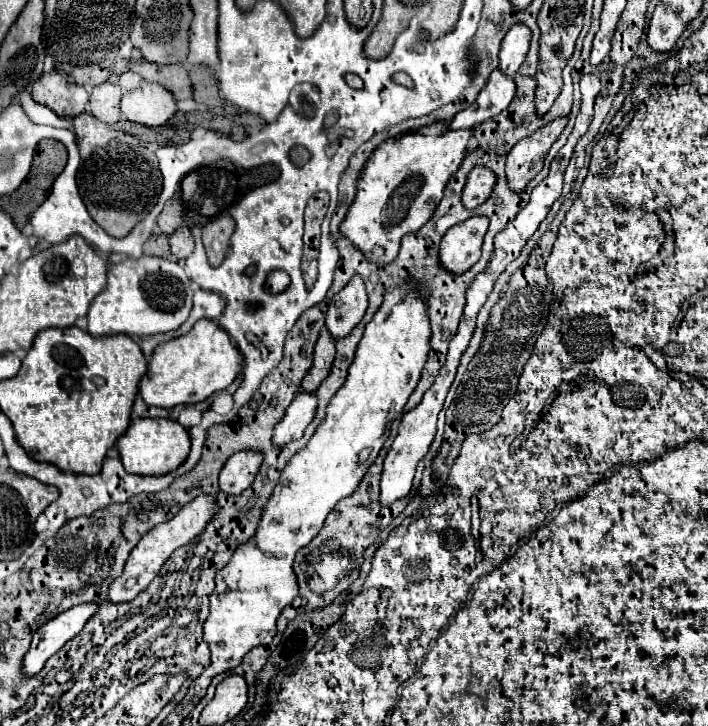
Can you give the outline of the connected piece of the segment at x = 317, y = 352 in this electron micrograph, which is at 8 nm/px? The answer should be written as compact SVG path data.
M322 329L320 331L320 337L314 345L314 361L312 361L312 367L308 371L308 375L302 379L300 383L300 393L314 393L318 389L318 385L326 379L326 375L330 373L330 367L332 367L332 361L334 361L334 339L332 335Z

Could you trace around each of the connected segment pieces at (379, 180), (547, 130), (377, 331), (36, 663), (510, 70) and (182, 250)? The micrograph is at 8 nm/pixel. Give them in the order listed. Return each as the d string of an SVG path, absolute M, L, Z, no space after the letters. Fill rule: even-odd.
M436 123L430 127L422 127L416 133L386 139L370 155L368 163L364 165L364 171L360 173L360 179L356 185L356 197L340 225L340 233L350 243L354 243L354 247L360 249L368 261L372 261L376 265L392 263L392 259L396 259L396 255L398 255L400 239L410 231L418 231L432 217L436 205L442 199L448 179L452 177L452 173L458 169L458 165L462 163L462 159L466 155L470 137L472 137L470 129L452 131L452 129L448 129L446 123Z
M566 117L556 119L542 127L540 131L520 139L520 143L512 147L512 151L506 157L506 179L510 191L522 193L528 181L532 181L542 171L544 157L548 155L548 149L562 133L566 121L568 121Z
M410 281L406 287L396 287L388 291L384 295L382 307L366 325L364 337L356 347L354 361L348 367L348 379L330 399L324 421L318 425L308 445L300 449L284 467L280 481L272 491L272 499L268 499L268 503L264 505L256 535L250 541L242 543L234 551L230 563L216 573L216 589L210 595L210 615L203 625L203 639L211 651L211 663L208 667L211 673L219 674L235 669L252 647L268 645L274 639L278 615L298 595L298 583L292 569L296 551L308 545L320 533L334 505L356 491L368 467L376 461L378 451L382 449L390 433L390 423L394 421L392 417L398 417L402 413L410 393L416 389L422 367L428 359L428 339L430 323L426 315L426 305L418 295L414 283Z
M82 603L82 605L76 605L76 607L60 613L46 625L42 625L34 633L32 647L28 649L28 653L22 659L22 673L26 677L38 675L44 669L46 661L54 653L58 653L64 647L64 643L68 643L72 637L76 637L82 631L84 623L96 611L98 611L96 603Z
M514 25L502 39L498 69L504 71L504 75L514 77L528 53L528 45L530 45L530 29L524 25Z
M186 225L178 227L172 235L170 235L170 249L172 249L172 255L180 261L180 259L186 259L192 251L194 251L194 239L190 235L190 229Z

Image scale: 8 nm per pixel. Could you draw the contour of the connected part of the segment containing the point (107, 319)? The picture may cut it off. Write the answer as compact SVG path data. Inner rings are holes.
M148 257L124 259L108 271L108 283L102 293L90 305L88 311L88 333L94 337L124 333L130 337L158 335L178 329L192 309L190 277L178 261Z

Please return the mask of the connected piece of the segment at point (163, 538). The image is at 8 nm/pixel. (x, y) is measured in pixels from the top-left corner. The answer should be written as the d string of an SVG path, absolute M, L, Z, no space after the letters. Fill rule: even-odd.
M200 495L194 501L190 501L188 505L184 505L178 515L174 515L170 521L156 525L154 529L150 529L140 541L138 545L130 551L130 557L124 565L124 571L118 579L114 579L114 583L110 583L108 587L108 599L112 603L122 603L122 601L132 601L140 591L144 591L150 581L158 575L160 567L164 565L164 561L182 545L190 543L198 533L204 531L206 523L212 519L212 515L216 513L216 499L210 495Z

